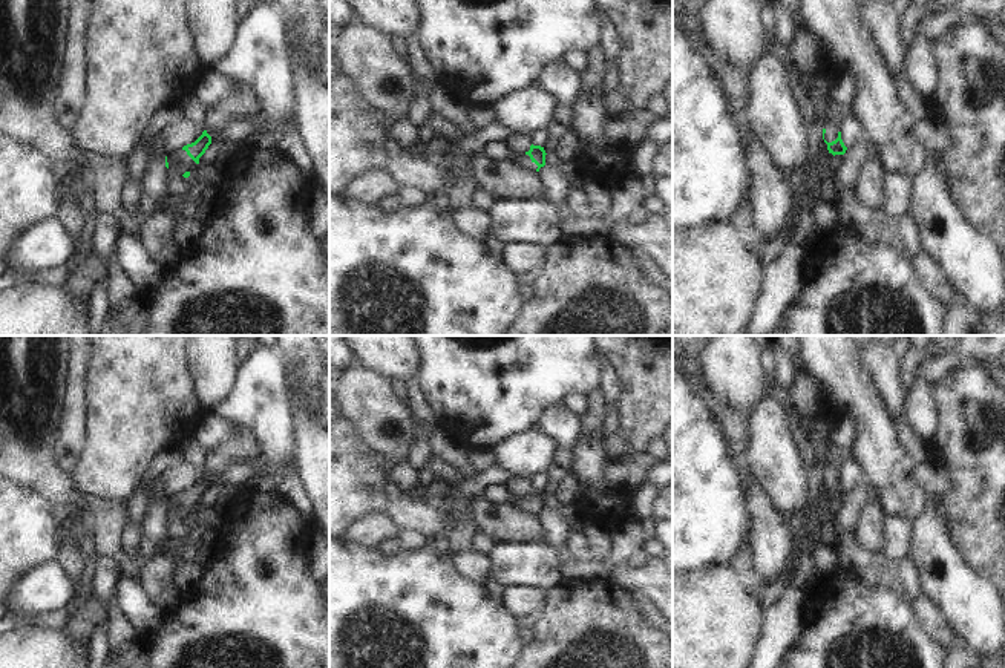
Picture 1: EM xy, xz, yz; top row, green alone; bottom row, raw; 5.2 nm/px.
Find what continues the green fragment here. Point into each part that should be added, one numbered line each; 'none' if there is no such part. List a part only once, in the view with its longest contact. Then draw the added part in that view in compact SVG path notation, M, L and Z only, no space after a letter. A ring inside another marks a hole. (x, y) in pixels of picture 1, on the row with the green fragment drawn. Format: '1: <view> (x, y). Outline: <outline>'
1: xz (523, 161). Outline: M525 153L524 155L515 155L512 158L512 164L525 170L525 172L532 172L532 173L536 173L536 169L538 169L538 165Z
2: yz (832, 126). Outline: M826 118L824 129L826 129L824 139L827 142L832 142L838 138L841 121L836 118Z

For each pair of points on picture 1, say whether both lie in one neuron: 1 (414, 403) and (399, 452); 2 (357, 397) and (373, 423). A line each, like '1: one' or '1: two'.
1: two
2: one

